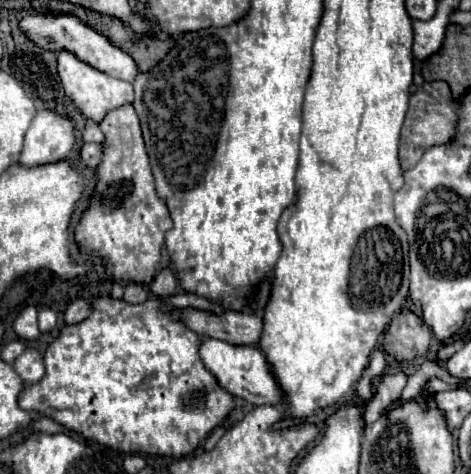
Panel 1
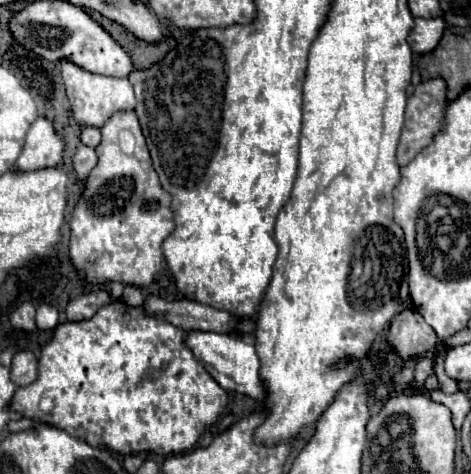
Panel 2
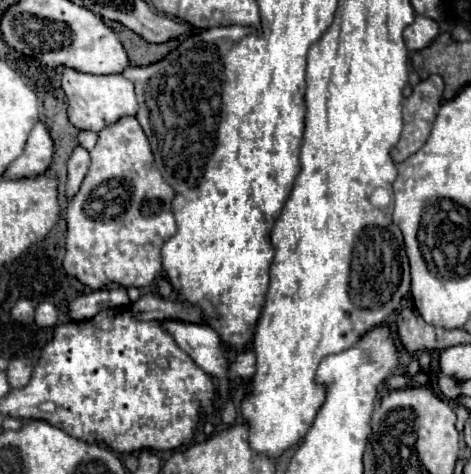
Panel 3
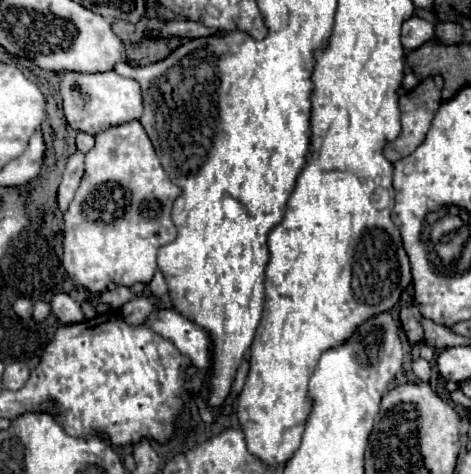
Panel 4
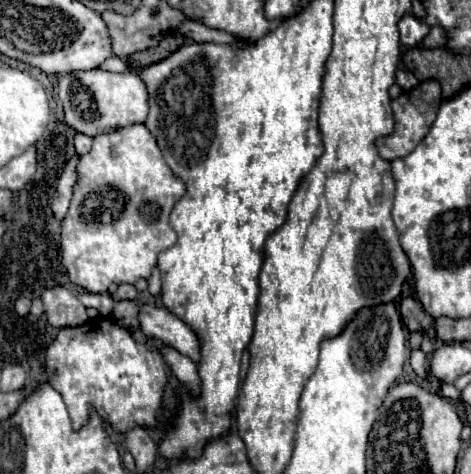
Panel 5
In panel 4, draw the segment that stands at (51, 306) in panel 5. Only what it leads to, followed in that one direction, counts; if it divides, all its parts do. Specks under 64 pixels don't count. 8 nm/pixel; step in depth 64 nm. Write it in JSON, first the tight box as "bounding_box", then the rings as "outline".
{"bounding_box":[50,292,86,324],"outline":[[[64,292],[54,294],[50,298],[50,308],[52,308],[52,314],[56,316],[56,320],[60,324],[76,324],[76,322],[82,322],[86,318],[80,302],[76,302],[74,298],[70,298]]]}

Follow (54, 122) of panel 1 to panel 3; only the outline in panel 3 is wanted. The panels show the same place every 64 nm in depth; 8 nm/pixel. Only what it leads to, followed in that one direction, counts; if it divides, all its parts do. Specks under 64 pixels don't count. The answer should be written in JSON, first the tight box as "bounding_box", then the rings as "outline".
{"bounding_box":[2,122,54,180],"outline":[[[40,122],[30,132],[24,154],[18,156],[2,174],[2,178],[18,180],[18,178],[32,178],[40,176],[52,162],[54,154],[54,142],[46,130],[46,126]]]}

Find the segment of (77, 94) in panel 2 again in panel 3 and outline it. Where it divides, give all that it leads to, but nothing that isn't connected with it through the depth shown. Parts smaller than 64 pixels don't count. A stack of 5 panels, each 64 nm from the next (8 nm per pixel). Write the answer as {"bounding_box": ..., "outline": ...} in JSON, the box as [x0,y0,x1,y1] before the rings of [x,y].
{"bounding_box":[62,68,138,132],"outline":[[[64,68],[62,90],[68,98],[68,120],[78,130],[100,132],[108,124],[114,124],[116,120],[120,120],[124,116],[136,116],[136,112],[138,112],[138,100],[136,100],[134,84],[130,80],[126,80],[122,74],[92,76],[92,74],[76,72],[72,68]]]}

